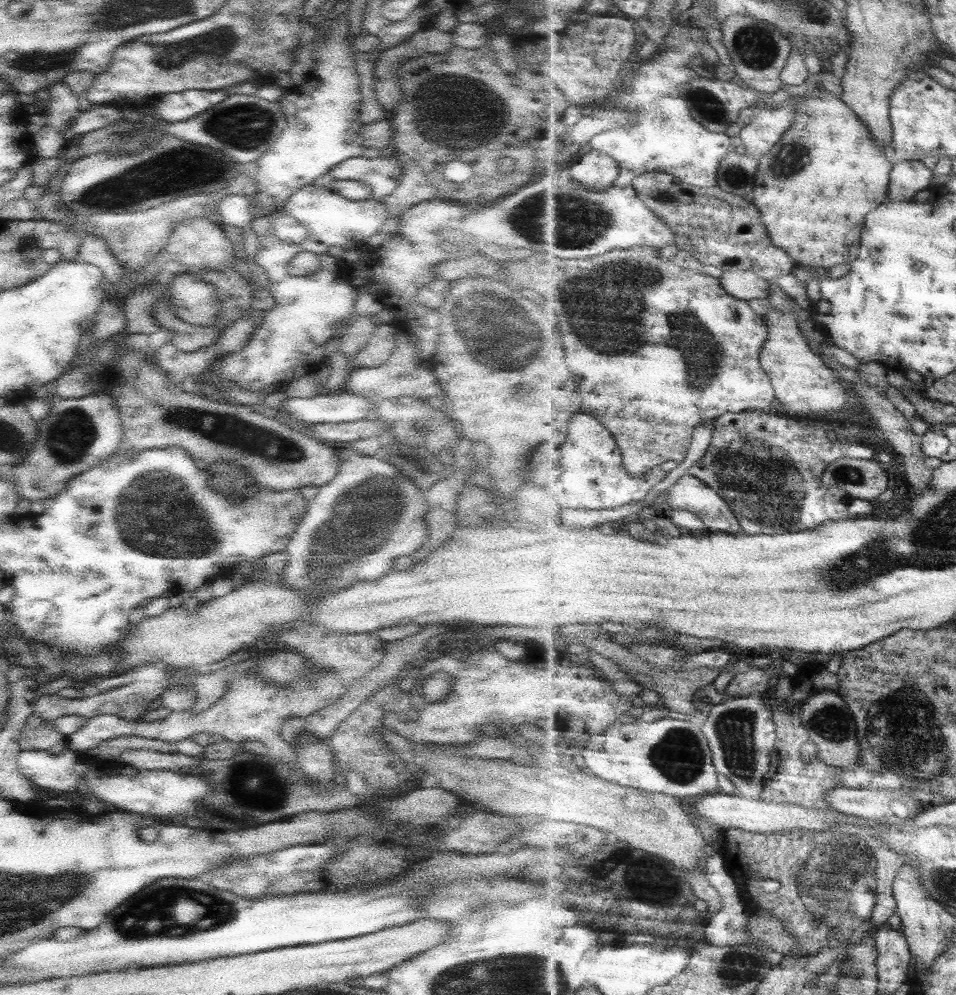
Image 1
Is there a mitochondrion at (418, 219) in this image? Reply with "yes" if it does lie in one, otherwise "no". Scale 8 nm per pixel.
no

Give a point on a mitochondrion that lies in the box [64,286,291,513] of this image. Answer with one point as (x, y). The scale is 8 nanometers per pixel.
(232, 477)

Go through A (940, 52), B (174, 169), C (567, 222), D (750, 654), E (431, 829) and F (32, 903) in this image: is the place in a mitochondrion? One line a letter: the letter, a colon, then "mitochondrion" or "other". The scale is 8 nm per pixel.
A: other
B: mitochondrion
C: mitochondrion
D: other
E: other
F: mitochondrion

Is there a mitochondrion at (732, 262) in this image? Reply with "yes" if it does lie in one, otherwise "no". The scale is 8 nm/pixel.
no

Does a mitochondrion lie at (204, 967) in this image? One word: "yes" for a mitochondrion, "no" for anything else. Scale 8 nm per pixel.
no

